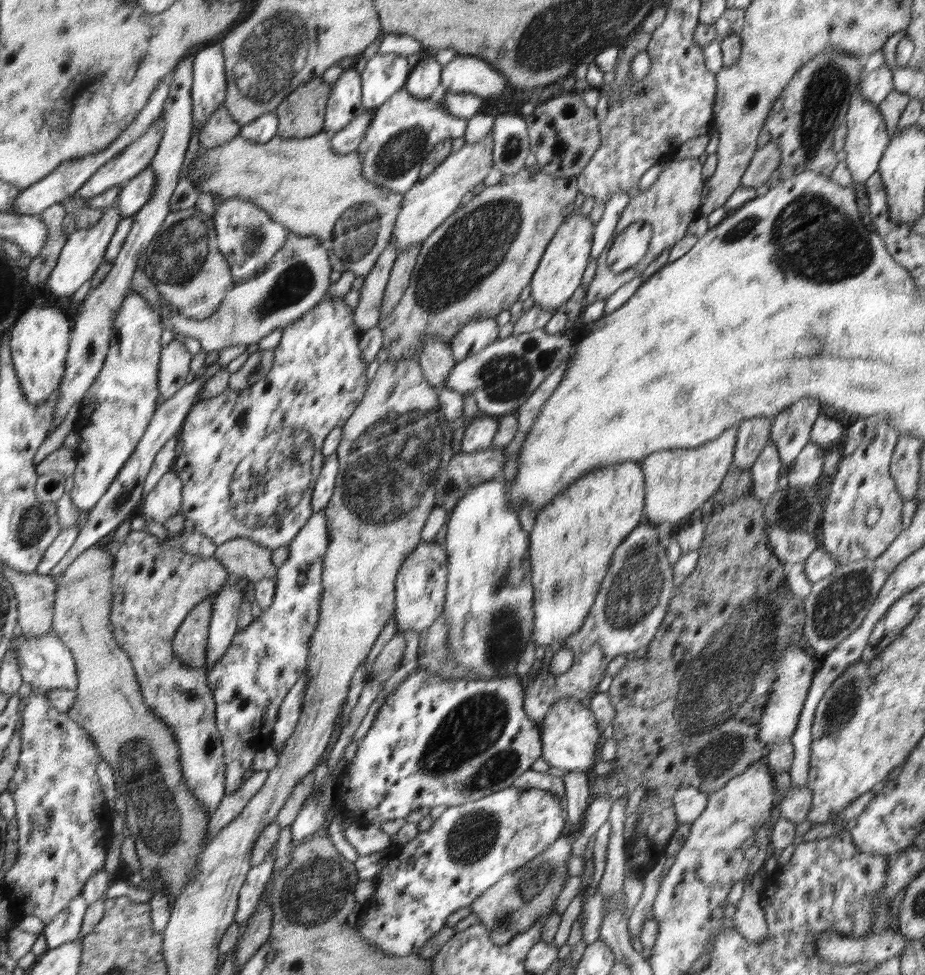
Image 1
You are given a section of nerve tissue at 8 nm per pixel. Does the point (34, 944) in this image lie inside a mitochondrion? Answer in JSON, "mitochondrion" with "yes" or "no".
{"mitochondrion":"no"}

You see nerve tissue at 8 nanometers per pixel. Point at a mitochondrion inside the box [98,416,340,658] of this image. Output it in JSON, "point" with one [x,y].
{"point":[288,482]}

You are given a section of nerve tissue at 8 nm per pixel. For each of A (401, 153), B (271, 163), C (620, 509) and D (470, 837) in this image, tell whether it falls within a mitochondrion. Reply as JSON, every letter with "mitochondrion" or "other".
{"A":"mitochondrion","B":"other","C":"other","D":"mitochondrion"}

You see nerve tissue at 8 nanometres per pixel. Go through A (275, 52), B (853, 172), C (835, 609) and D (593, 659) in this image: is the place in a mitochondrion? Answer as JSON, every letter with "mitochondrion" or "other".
{"A":"mitochondrion","B":"other","C":"mitochondrion","D":"other"}

